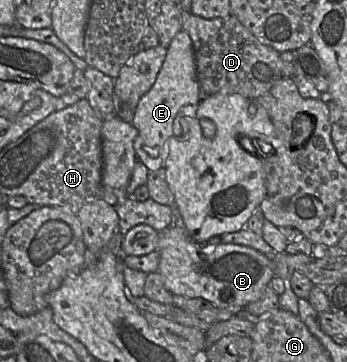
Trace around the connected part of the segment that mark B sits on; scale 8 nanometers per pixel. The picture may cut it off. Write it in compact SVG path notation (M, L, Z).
M171 225L159 232L156 250L160 255L157 271L167 290L173 295L206 299L218 308L231 310L234 315L249 303L259 299L264 289L269 286L270 280L275 276L272 260L260 251L231 243L198 243L190 237L184 226Z

